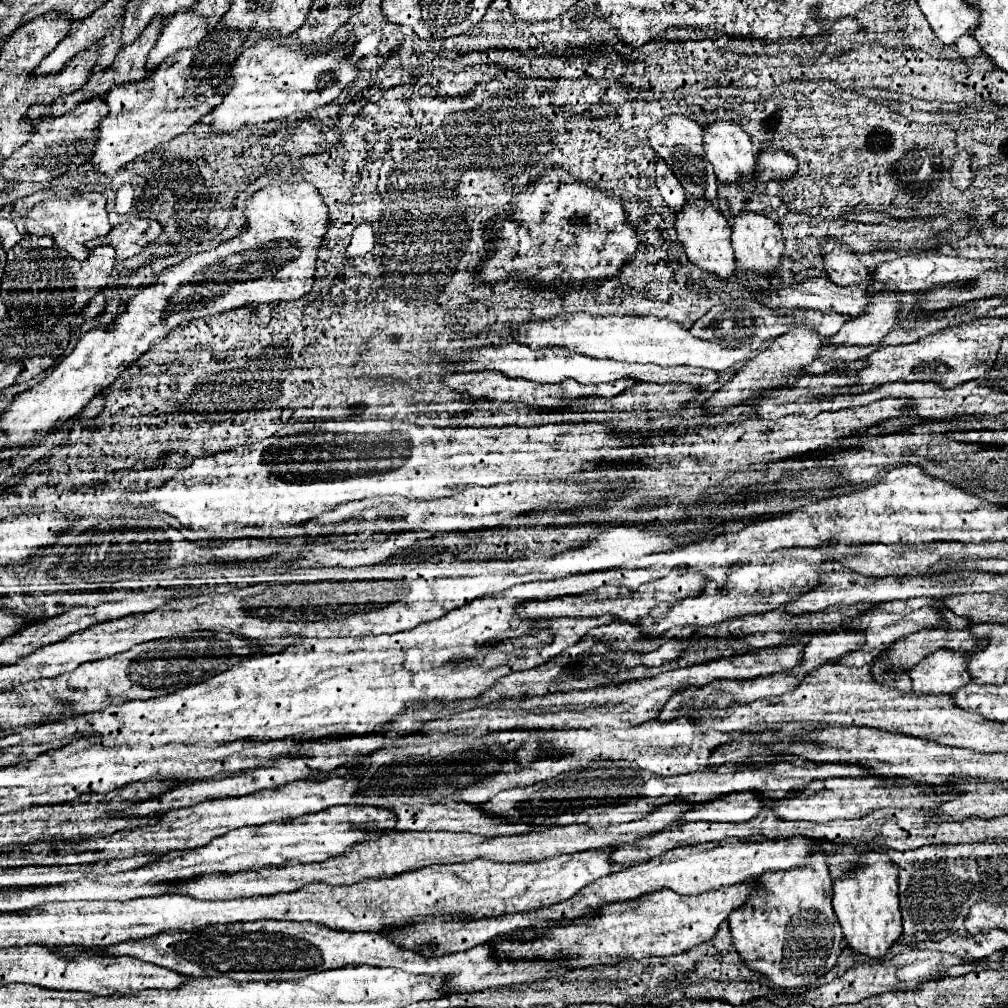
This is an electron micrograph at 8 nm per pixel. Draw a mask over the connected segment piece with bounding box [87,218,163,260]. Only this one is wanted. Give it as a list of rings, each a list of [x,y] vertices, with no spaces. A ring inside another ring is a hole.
[[[133,218],[115,226],[113,232],[109,232],[107,236],[91,240],[87,246],[97,248],[101,244],[109,244],[117,250],[117,260],[125,260],[139,254],[149,242],[157,240],[161,232],[163,232],[163,226],[157,220]]]

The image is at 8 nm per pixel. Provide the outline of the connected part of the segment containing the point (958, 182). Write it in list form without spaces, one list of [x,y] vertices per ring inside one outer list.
[[[961,150],[957,156],[953,156],[953,168],[951,168],[951,180],[956,188],[965,191],[975,180],[973,168],[971,168],[971,154]]]

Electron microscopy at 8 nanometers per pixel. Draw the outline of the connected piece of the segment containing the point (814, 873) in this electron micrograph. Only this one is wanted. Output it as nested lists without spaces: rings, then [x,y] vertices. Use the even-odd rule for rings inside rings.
[[[819,850],[805,866],[765,872],[757,882],[753,882],[759,886],[759,890],[753,892],[753,896],[743,908],[735,910],[733,916],[729,916],[731,938],[741,956],[741,962],[745,962],[751,970],[759,972],[761,976],[765,976],[777,990],[785,990],[785,992],[803,990],[805,992],[805,988],[817,988],[817,984],[825,982],[825,974],[835,966],[841,954],[843,932],[831,908],[833,880],[829,876],[827,864],[817,854]]]

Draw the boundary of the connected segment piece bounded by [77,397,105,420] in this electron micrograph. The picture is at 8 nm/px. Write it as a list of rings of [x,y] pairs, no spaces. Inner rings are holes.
[[[95,397],[93,398],[93,400],[91,400],[91,402],[89,402],[89,404],[85,408],[83,408],[80,414],[77,414],[77,416],[85,420],[89,418],[94,418],[101,413],[104,404],[105,400],[103,397]]]

